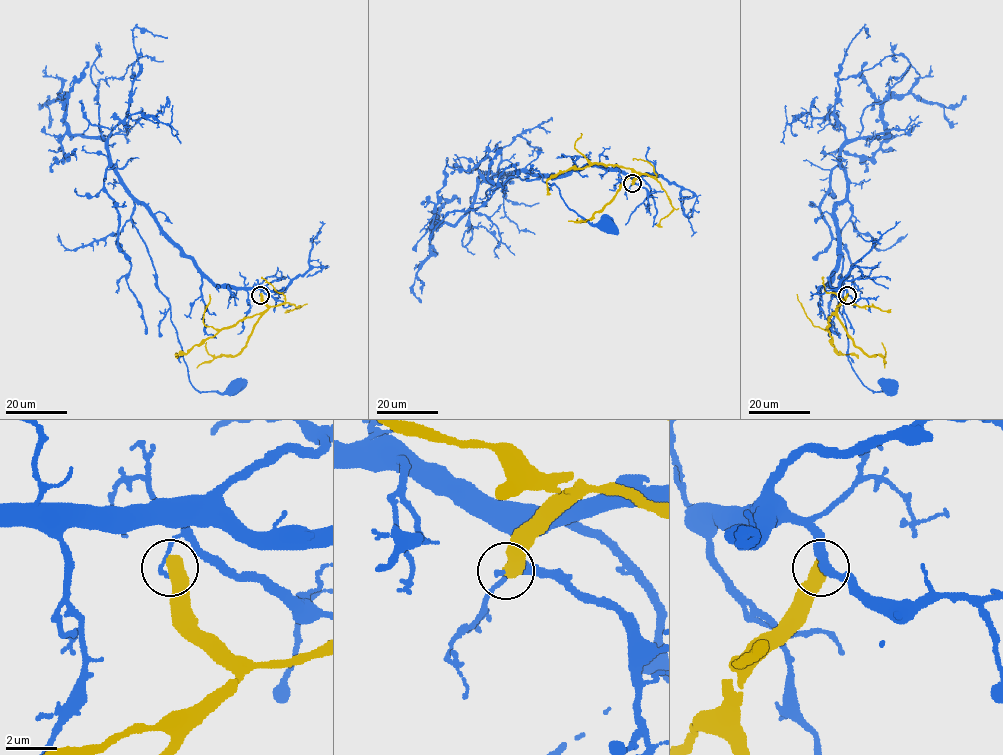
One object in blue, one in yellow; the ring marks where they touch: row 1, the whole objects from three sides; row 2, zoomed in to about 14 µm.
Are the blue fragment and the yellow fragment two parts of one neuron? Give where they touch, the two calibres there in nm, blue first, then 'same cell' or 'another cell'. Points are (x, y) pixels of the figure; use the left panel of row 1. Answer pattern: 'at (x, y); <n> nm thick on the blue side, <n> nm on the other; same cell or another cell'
at (260, 295); 160 nm thick on the blue side, 650 nm on the other; another cell

